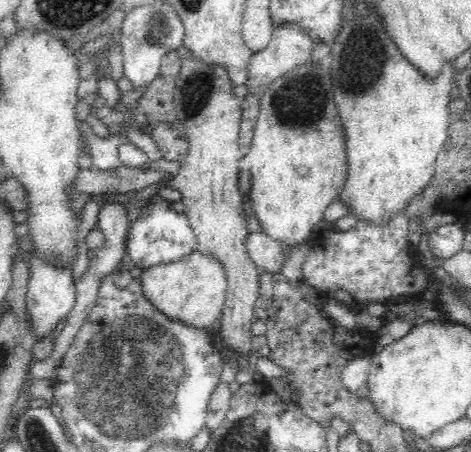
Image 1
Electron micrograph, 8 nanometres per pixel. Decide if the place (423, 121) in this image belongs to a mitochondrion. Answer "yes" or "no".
no

